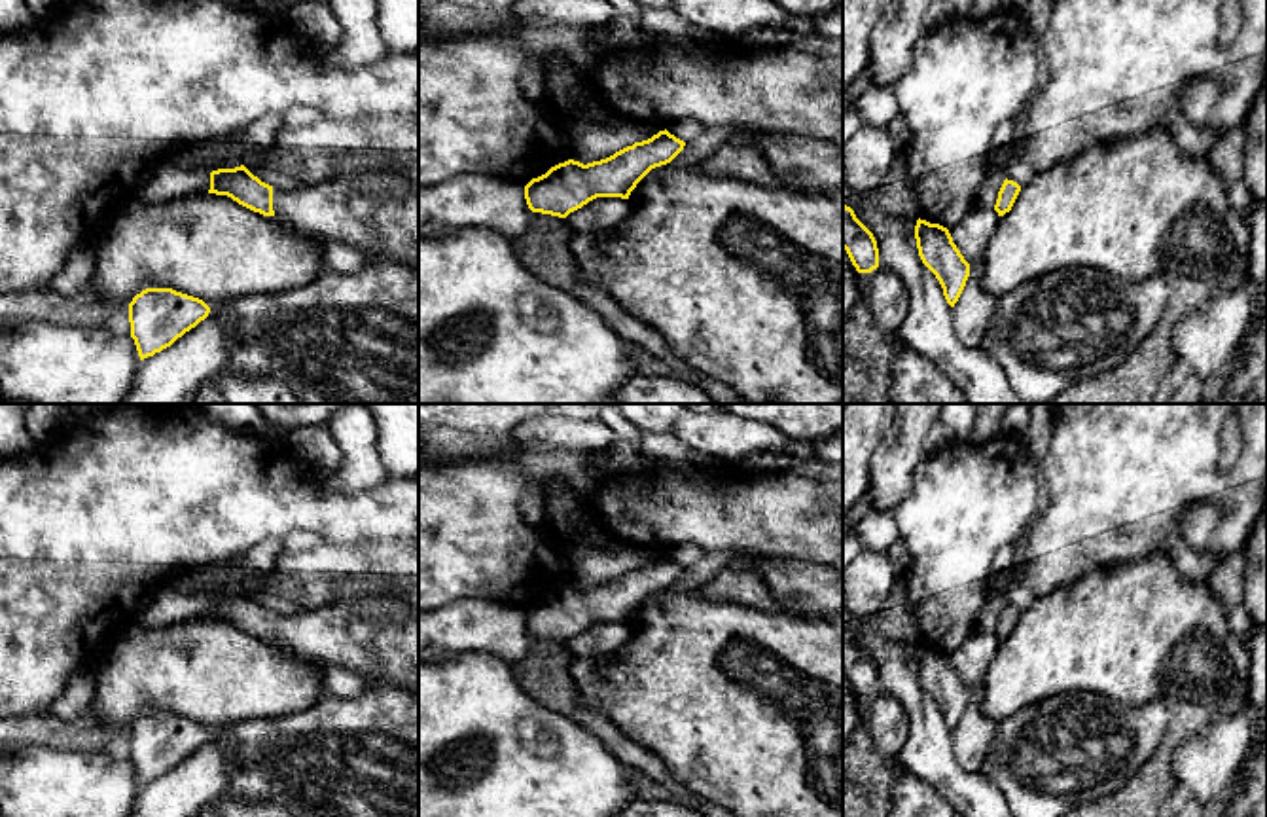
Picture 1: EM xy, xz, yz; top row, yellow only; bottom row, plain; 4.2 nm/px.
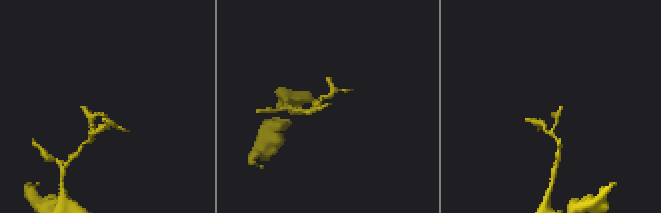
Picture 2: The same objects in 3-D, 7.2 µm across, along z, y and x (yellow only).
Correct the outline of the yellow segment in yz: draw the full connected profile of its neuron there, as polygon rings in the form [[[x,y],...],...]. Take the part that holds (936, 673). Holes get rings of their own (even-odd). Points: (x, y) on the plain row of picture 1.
[[[917,645],[917,673],[922,688],[936,699],[951,732],[958,726],[970,701],[970,688],[964,684],[947,652]]]

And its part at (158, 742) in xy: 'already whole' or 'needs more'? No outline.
already whole

